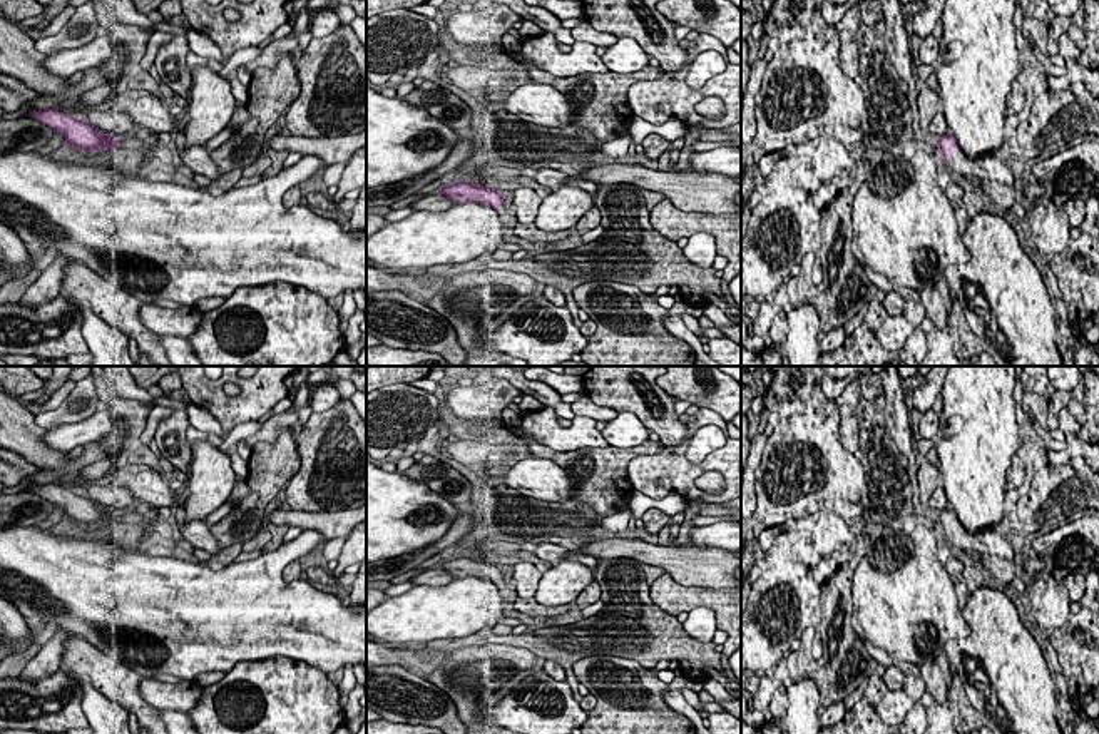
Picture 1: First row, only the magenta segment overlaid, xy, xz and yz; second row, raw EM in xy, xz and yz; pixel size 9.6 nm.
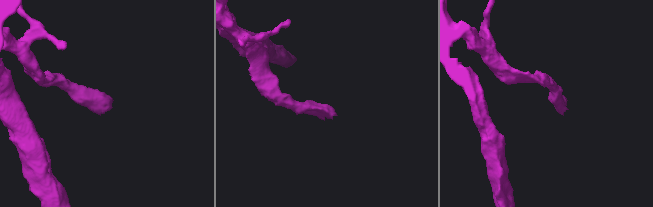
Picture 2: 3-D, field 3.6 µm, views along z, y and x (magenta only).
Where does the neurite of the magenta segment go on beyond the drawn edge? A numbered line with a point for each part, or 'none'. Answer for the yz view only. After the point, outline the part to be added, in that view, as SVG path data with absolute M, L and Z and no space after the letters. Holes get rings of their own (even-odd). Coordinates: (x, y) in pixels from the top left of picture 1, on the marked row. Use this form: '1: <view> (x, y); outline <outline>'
1: yz (986, 166); outline M957 149L947 162L958 176L974 176L977 179L999 181L1014 186L1012 171L999 161L992 152L979 157L969 157L962 149Z

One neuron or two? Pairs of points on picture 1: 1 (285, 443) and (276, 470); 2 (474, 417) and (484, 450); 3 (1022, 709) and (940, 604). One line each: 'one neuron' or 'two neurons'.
1: one neuron
2: two neurons
3: two neurons

